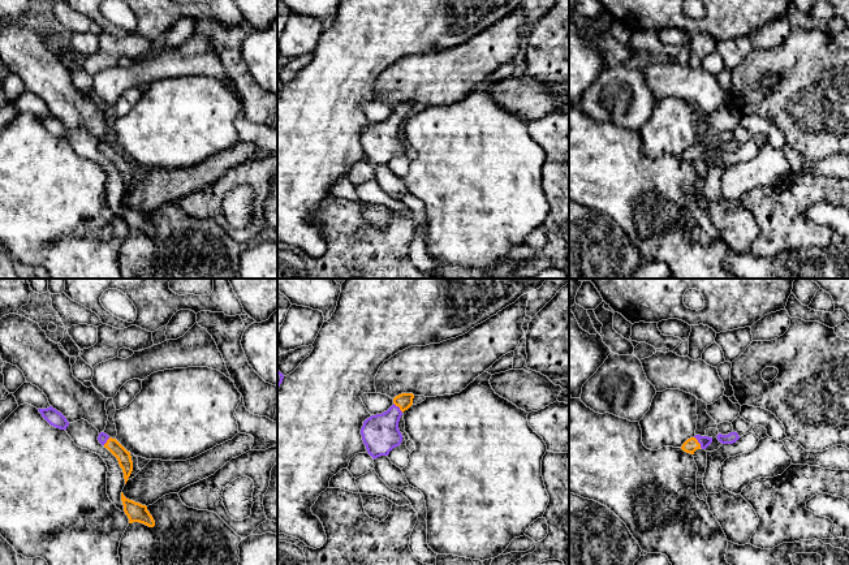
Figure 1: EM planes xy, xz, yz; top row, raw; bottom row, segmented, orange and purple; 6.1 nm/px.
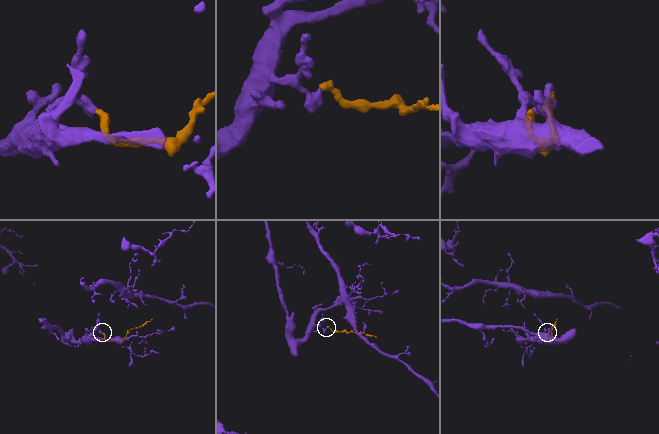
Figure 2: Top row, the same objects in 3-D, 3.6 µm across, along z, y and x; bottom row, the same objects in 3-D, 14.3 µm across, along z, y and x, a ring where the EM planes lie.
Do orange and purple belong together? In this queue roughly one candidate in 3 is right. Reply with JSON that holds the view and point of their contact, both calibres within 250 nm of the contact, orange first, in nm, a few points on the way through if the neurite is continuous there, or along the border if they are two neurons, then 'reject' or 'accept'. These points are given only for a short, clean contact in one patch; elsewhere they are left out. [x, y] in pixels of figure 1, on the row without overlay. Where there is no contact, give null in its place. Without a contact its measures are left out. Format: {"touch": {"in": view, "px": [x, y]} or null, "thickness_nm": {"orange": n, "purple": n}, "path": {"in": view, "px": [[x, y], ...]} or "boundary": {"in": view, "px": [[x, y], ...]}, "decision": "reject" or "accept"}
{"touch": {"in": "xz", "px": [399, 115]}, "thickness_nm": {"orange": 100, "purple": 240}, "path": {"in": "xz", "px": [[404, 110], [399, 115], [380, 142]]}, "decision": "accept"}

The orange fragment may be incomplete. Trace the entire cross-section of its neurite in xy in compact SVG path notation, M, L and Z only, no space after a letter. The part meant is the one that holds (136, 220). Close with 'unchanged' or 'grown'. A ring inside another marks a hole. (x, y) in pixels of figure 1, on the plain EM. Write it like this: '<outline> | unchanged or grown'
M121 200L121 210L124 214L124 220L129 227L129 232L139 230L148 236L155 234L155 229L150 223L150 220L147 219L146 214L126 207L122 200Z | unchanged

